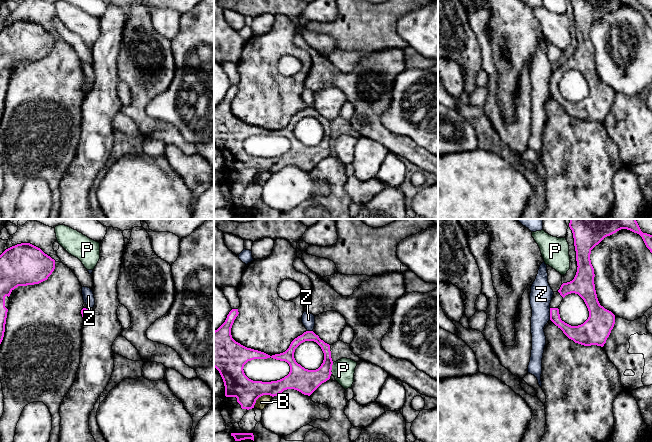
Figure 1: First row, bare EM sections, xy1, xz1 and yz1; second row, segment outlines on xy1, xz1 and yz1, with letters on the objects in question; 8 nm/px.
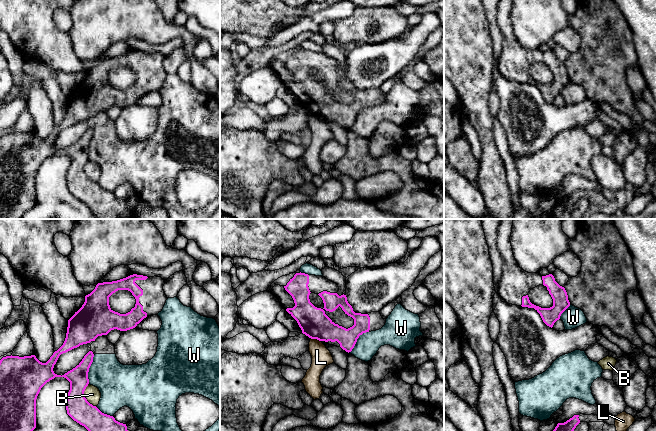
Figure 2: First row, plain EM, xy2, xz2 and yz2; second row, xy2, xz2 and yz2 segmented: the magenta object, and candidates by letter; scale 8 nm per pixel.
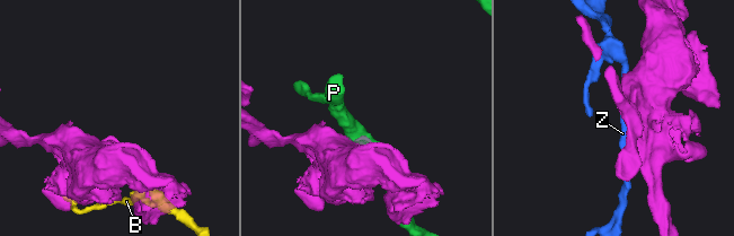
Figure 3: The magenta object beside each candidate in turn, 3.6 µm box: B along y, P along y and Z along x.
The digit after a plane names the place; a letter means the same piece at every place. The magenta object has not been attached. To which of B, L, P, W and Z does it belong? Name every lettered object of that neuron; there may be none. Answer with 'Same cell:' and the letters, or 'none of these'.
Same cell: none of these

